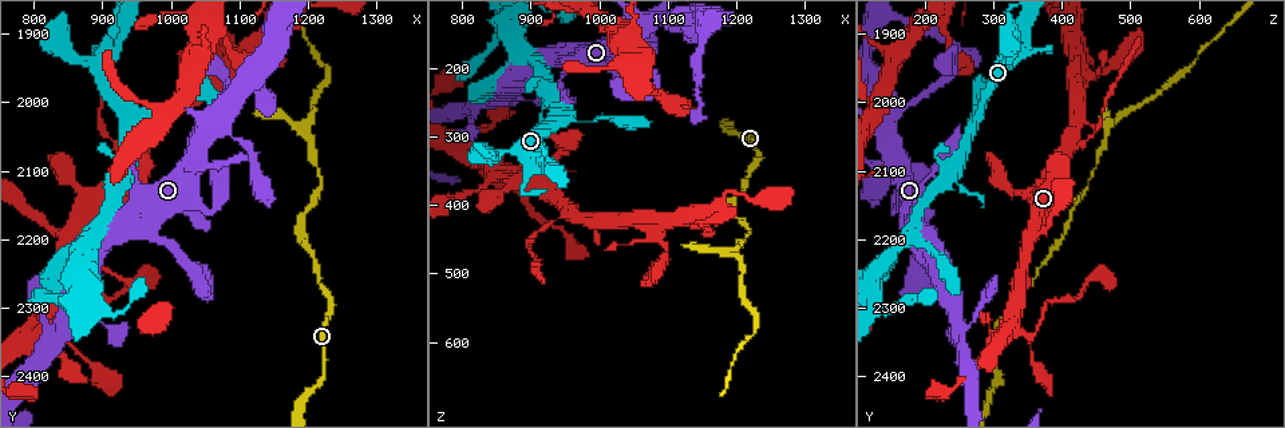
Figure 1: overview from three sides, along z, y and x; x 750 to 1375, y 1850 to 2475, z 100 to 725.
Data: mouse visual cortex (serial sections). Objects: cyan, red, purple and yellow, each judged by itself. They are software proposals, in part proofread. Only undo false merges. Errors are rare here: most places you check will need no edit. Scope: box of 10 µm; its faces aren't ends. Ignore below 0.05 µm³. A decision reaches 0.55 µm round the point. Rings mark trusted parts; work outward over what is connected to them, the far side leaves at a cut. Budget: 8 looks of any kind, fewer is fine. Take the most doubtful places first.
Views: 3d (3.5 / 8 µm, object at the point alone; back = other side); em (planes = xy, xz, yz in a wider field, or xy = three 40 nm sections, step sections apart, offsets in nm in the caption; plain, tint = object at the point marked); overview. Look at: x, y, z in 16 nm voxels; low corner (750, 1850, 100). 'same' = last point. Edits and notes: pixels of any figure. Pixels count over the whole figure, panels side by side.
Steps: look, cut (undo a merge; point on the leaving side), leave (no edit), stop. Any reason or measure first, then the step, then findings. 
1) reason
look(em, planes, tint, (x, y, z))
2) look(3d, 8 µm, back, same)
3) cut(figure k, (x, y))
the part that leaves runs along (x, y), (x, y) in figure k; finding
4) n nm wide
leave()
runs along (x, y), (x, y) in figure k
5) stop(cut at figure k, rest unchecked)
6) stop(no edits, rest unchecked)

narrows sharply
look(3d, 3.5 µm, (845, 2200, 350))

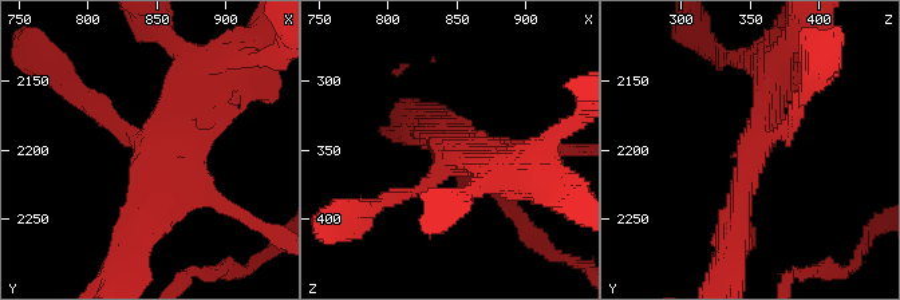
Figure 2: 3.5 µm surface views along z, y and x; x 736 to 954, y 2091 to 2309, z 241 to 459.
4 arms; arms of 150, 200, 350, 400 nm
look(em, xy, step 5, plain, (850, 2198, 356))

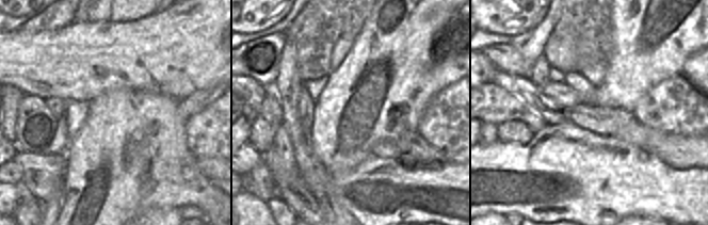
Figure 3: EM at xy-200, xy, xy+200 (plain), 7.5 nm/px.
with the object marked
look(em, xy, step 5, tint, same)

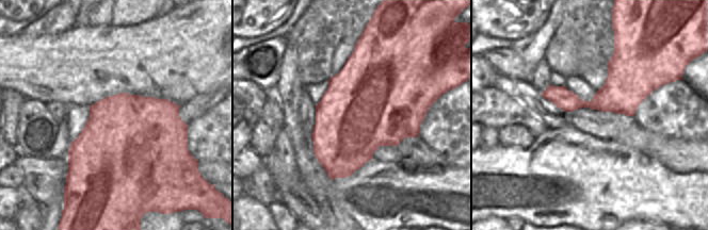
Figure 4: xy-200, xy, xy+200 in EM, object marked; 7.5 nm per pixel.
leave()
runs along (227, 62), (149, 157), (141, 231) in figure 2; all the same cell

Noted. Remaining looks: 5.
three-way junction
look(3d, 3.5 µm, (960, 2065, 410))

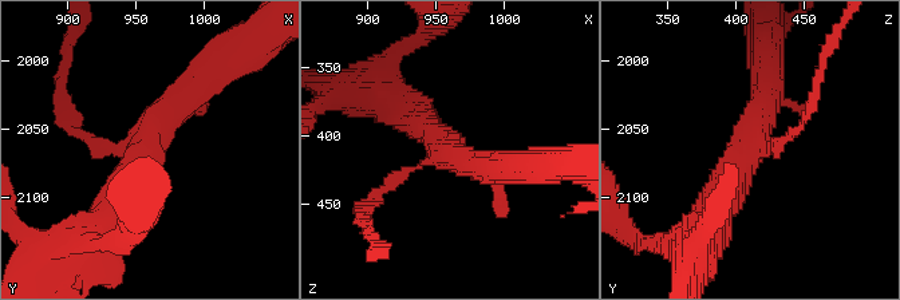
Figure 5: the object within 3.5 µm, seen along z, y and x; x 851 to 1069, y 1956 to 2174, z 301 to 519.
need the tissue
look(em, xy, step 2, tint, (956, 2066, 410))

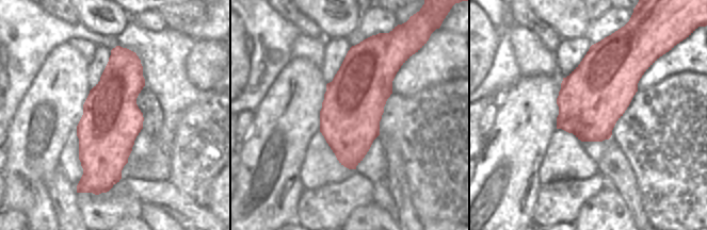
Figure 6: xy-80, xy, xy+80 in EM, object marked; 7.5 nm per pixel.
leave()
runs along (106, 218), (152, 133), (201, 83) in figure 5; continuous, no second cell

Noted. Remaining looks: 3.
arms part here
look(3d, 3.5 µm, (1205, 2055, 470))

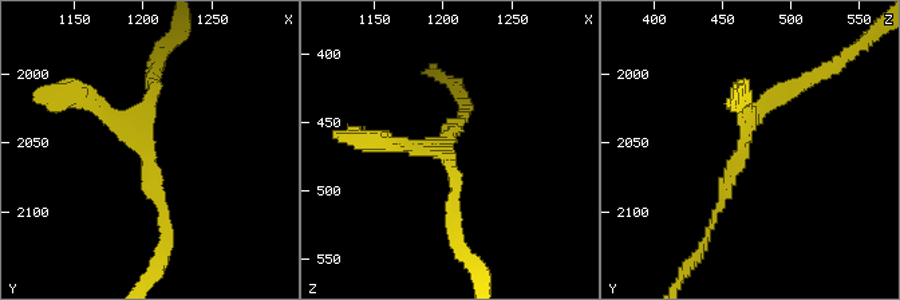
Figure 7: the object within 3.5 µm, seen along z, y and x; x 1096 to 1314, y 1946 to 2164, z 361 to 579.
look(em, xy, step 1, tint, (1202, 2050, 466))

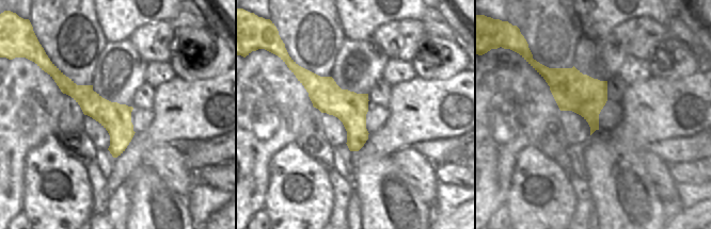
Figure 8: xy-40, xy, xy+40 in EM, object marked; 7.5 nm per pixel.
cut it another way
look(em, xy, step 5, tint, same)

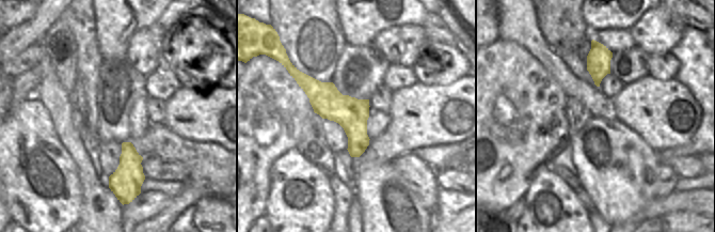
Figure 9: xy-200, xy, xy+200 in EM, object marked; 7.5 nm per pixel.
leave()
runs along (714, 224), (754, 117), (800, 85) in figure 7; all the same cell

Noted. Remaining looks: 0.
stop(no edits, rest unchecked)

